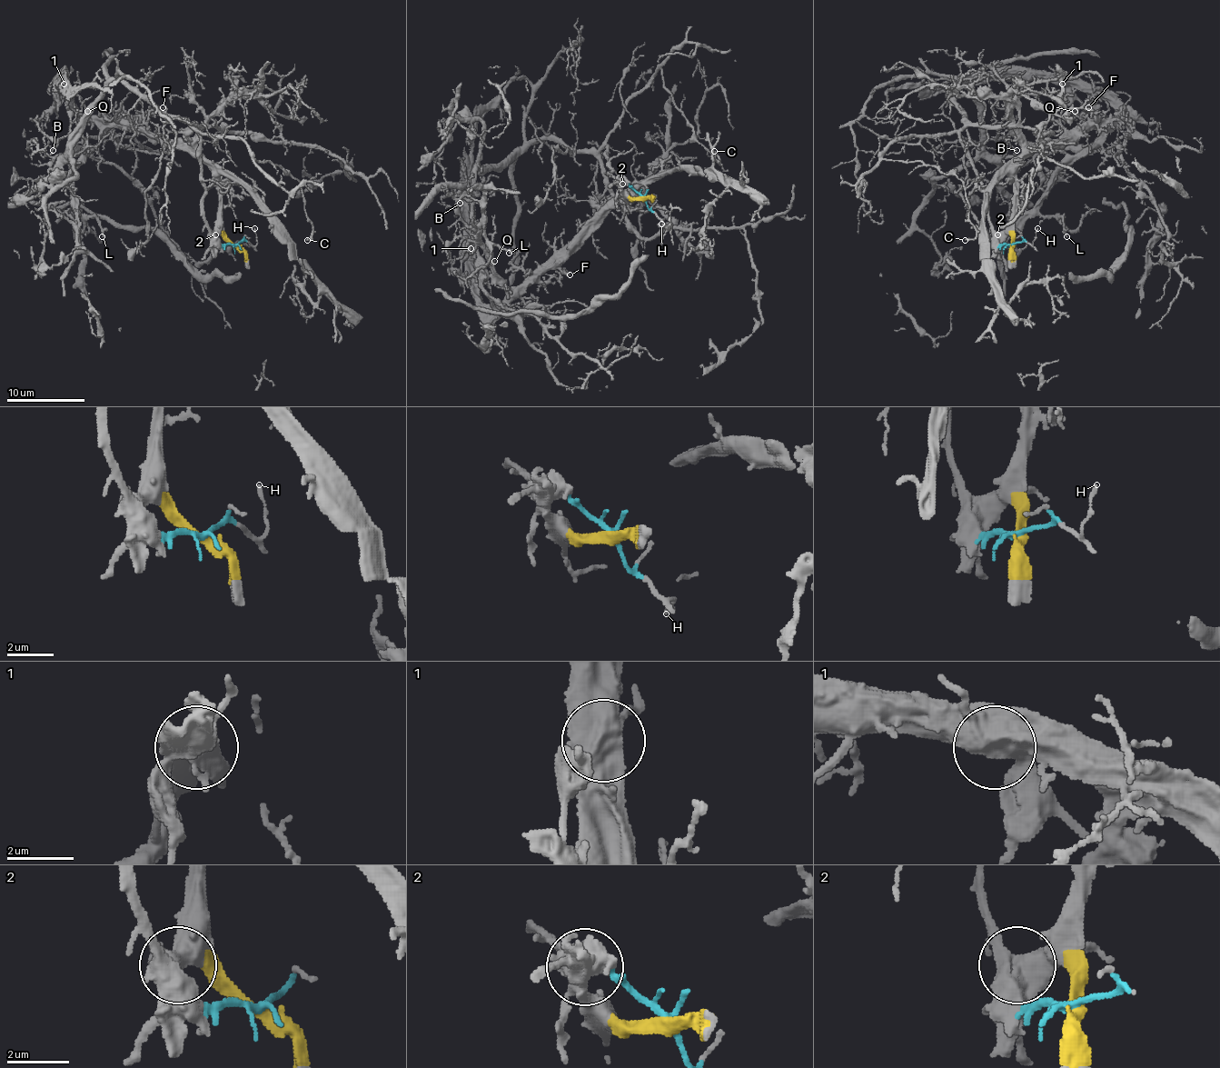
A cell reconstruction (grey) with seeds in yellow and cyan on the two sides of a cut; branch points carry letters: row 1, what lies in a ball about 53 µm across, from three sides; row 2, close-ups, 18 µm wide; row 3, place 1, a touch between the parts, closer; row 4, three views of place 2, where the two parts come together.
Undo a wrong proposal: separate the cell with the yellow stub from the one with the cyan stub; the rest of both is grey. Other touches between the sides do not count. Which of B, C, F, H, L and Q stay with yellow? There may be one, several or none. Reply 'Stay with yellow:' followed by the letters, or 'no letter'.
Stay with yellow: B, F, L, Q

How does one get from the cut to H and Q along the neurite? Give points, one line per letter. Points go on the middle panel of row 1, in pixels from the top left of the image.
H: (643, 198), (660, 217), (660, 224)
Q: (643, 198), (619, 200), (592, 219), (500, 302), (484, 304), (478, 298), (478, 282), (486, 276), (494, 261)

